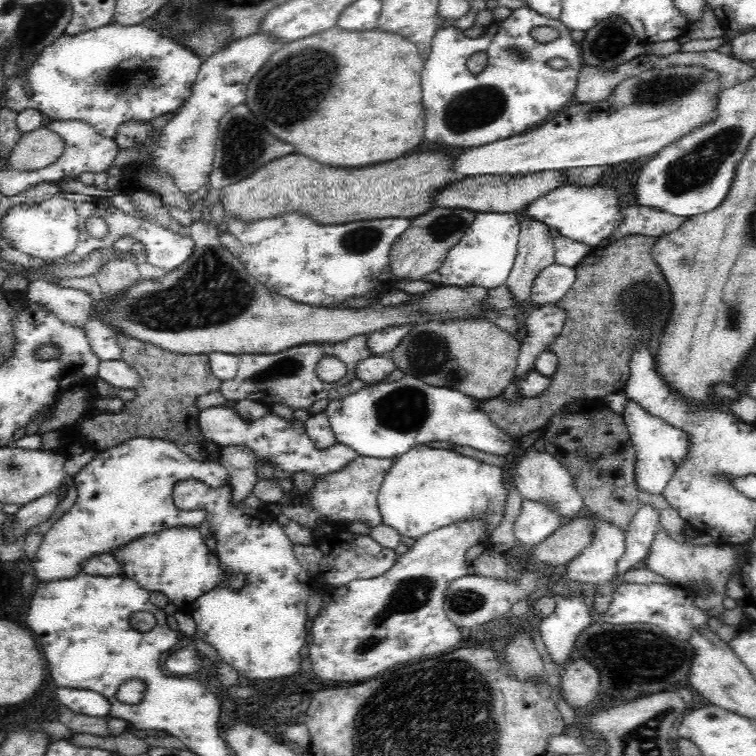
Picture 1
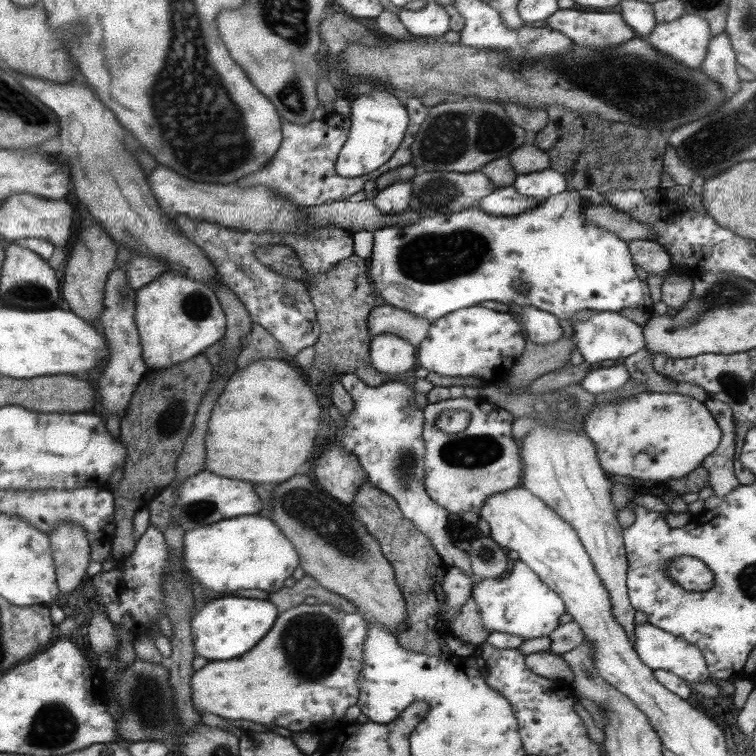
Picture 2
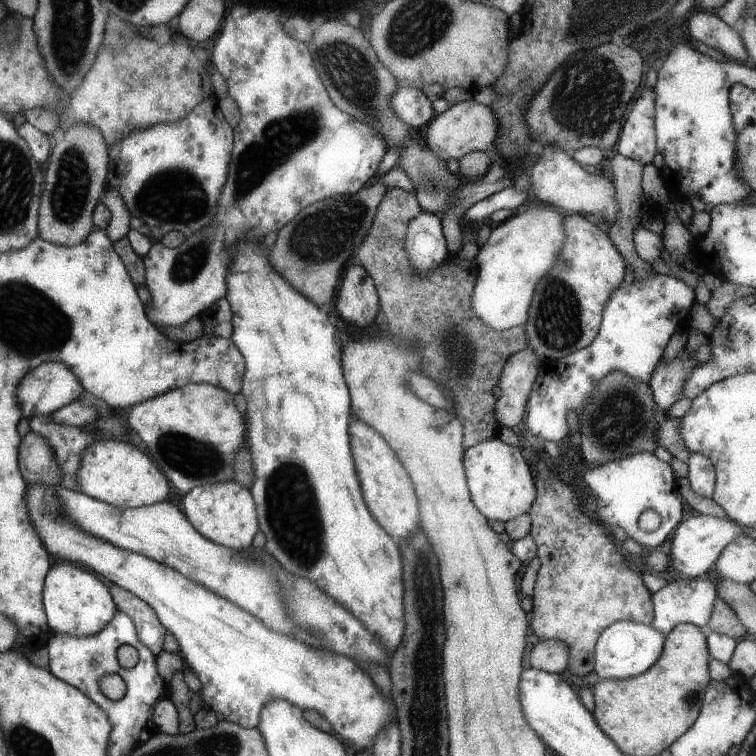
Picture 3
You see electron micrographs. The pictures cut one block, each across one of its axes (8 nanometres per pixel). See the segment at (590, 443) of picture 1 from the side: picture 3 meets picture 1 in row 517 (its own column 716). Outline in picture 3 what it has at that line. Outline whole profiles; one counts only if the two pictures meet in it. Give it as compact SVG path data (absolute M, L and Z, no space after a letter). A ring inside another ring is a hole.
M719 594L715 598L715 604L711 608L711 616L709 616L707 624L703 626L703 630L705 630L705 634L709 634L709 632L721 634L721 636L729 636L733 640L741 638L747 632L743 622L737 618L735 610L723 598L719 598Z

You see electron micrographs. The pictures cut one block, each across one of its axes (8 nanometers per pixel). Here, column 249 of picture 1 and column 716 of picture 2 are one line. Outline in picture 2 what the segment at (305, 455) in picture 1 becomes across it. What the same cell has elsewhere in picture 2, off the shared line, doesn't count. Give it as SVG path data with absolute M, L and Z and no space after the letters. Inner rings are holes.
M639 394L623 400L623 404L593 408L591 416L583 420L583 430L595 444L595 452L599 464L605 472L617 476L631 476L637 480L653 480L655 484L663 484L671 478L683 478L695 468L701 466L703 458L707 458L721 442L719 420L711 416L703 402L681 396L681 394ZM639 452L649 452L643 468L633 464L633 458Z

